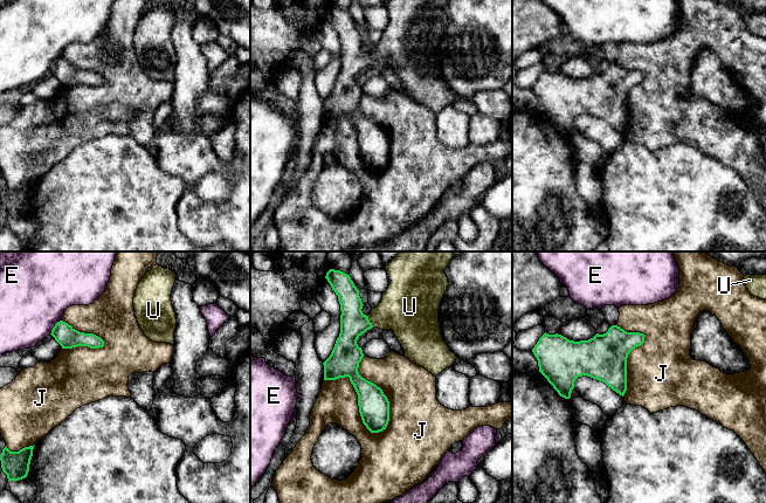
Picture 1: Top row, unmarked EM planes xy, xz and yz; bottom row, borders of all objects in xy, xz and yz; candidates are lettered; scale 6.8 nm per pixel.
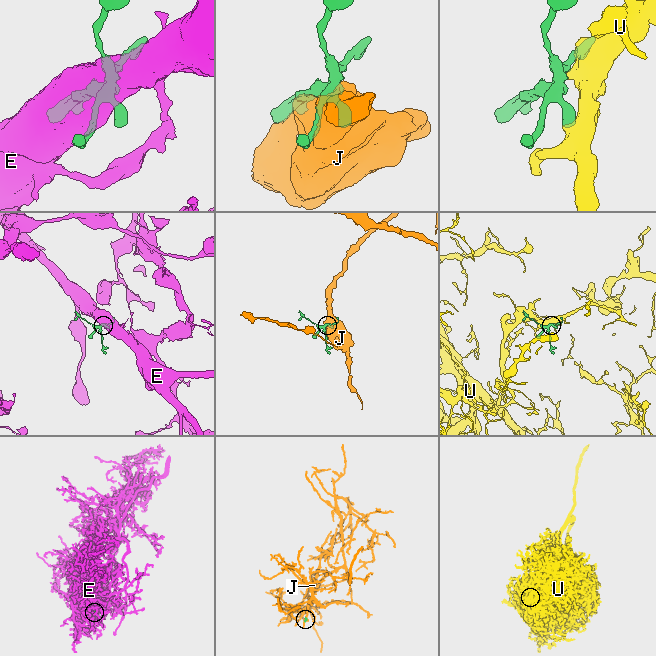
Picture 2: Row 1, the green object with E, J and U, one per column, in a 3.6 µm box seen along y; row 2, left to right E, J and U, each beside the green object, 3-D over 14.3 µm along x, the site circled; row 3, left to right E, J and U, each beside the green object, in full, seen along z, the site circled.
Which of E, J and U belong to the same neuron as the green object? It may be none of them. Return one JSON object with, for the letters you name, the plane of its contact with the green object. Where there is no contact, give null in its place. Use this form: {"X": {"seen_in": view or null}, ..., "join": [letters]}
{"U": {"seen_in": "xz"}, "join": ["U"]}

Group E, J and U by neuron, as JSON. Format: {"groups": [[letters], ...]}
{"groups": [["E"], ["J"], ["U"]]}

